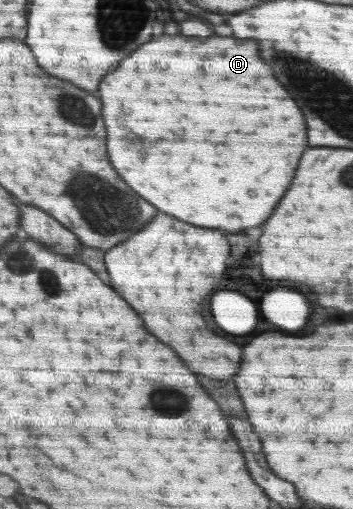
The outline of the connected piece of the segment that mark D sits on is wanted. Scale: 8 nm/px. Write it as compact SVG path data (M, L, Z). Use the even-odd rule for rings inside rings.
M159 36L151 42L147 42L145 46L141 46L141 50L135 50L129 58L125 58L125 62L121 62L121 66L109 74L109 78L105 78L105 82L101 84L99 90L99 98L101 102L105 102L105 126L109 126L109 160L113 162L113 168L117 170L117 174L121 174L121 178L125 178L125 182L129 182L129 186L133 186L133 190L137 190L137 194L141 194L147 202L153 202L153 206L157 206L161 212L165 214L173 214L175 218L181 218L183 222L193 222L193 226L205 226L205 228L223 228L229 232L241 232L247 228L255 228L259 224L263 224L275 210L277 202L283 198L283 194L287 192L287 188L291 186L291 180L295 176L299 158L303 154L303 150L307 148L307 126L305 126L305 118L303 112L299 110L299 106L295 104L295 100L289 96L289 92L277 82L277 78L273 76L273 70L261 60L259 56L259 48L257 42L241 42L237 38L229 38L229 36L211 36L211 38L199 38L199 36ZM133 84L151 84L151 86L133 86Z

